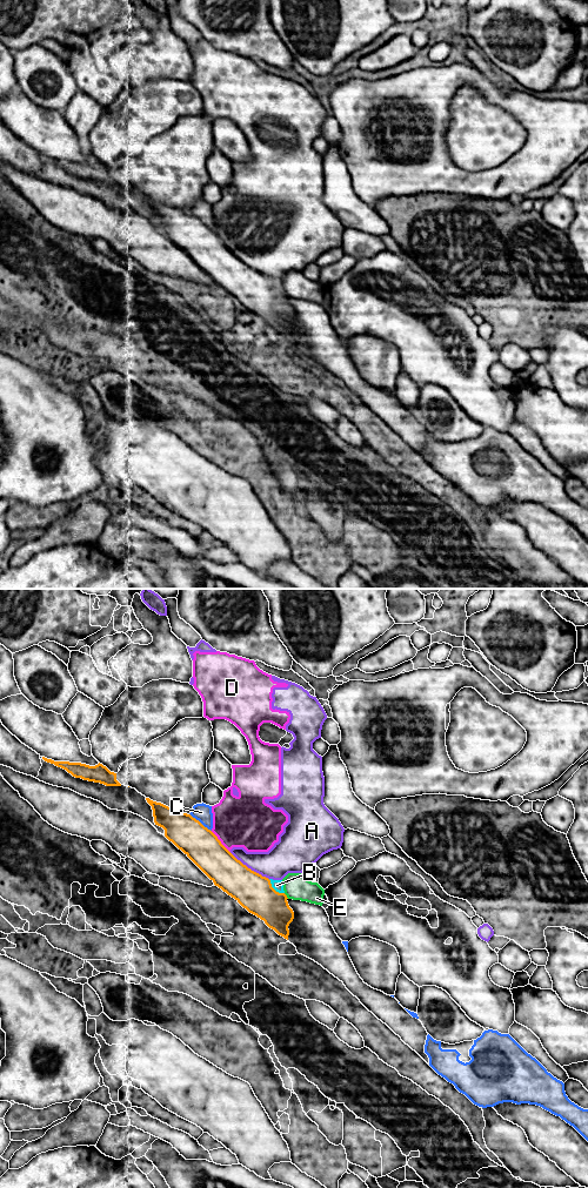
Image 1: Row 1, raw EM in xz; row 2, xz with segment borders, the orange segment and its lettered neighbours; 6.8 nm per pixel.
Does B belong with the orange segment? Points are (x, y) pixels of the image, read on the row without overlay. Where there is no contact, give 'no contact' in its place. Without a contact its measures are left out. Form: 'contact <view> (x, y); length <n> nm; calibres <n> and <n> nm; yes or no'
contact xz (273, 287); length 150 nm; calibres 260 and 70 nm; yes

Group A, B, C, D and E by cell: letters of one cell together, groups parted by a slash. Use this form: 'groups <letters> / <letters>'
groups A D / B / C / E

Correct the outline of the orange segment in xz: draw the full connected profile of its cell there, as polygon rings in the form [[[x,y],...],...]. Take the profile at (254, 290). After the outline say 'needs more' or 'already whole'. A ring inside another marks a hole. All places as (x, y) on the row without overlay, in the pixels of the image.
[[[146,196],[152,204],[155,223],[165,228],[165,235],[181,248],[213,281],[234,296],[249,311],[256,314],[279,334],[288,338],[288,324],[294,317],[283,289],[282,278],[273,278],[252,269],[238,259],[218,235],[191,213],[171,207]]] | needs more

